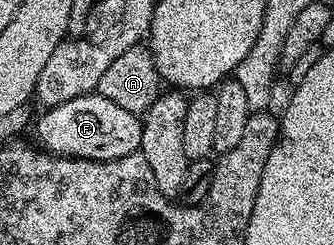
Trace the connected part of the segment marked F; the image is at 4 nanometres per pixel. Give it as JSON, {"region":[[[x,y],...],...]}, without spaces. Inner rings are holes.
{"region":[[[82,95],[63,105],[47,108],[42,114],[35,122],[34,130],[38,135],[37,142],[51,154],[64,155],[66,158],[114,160],[141,150],[142,119],[130,110],[121,109],[103,95]]]}

